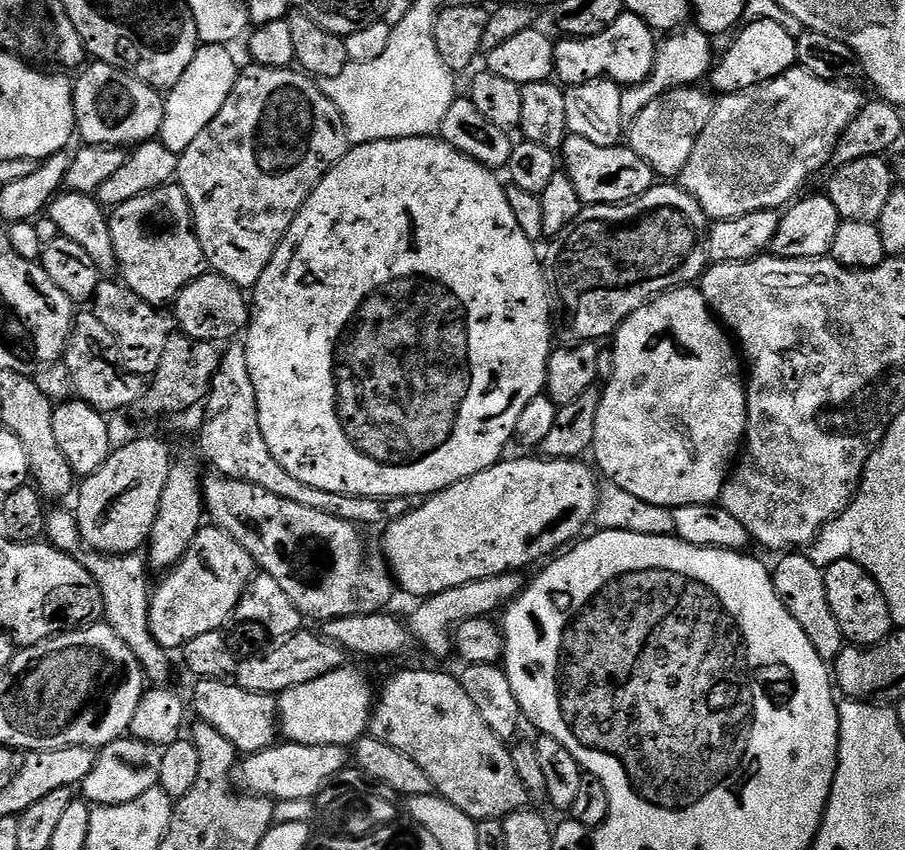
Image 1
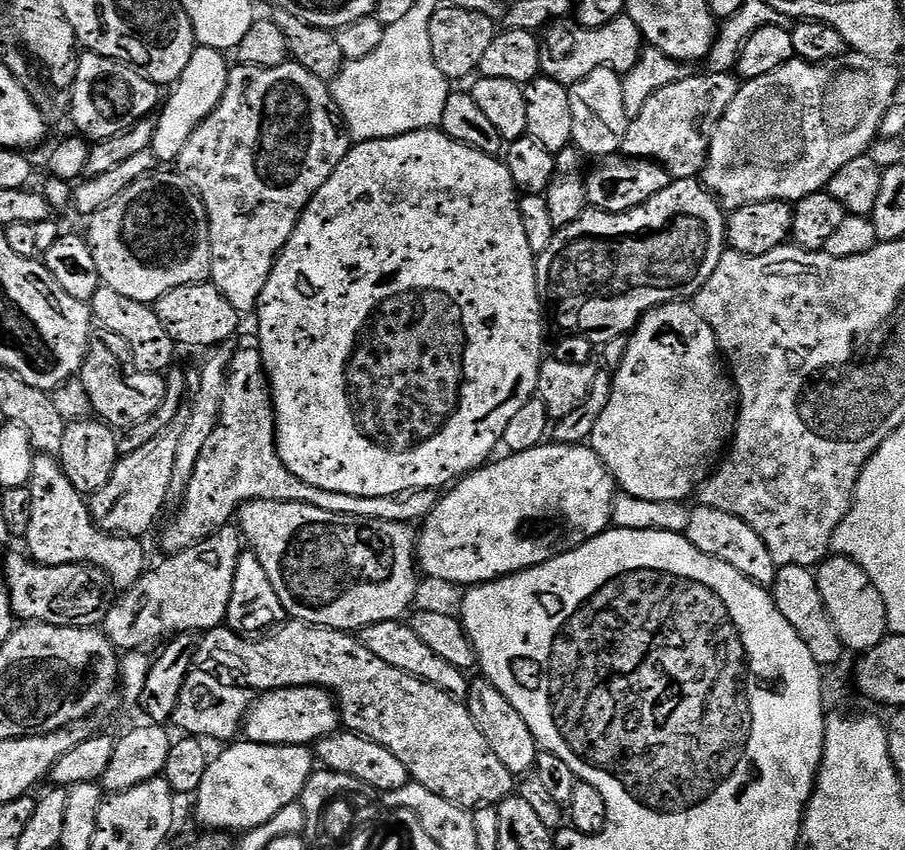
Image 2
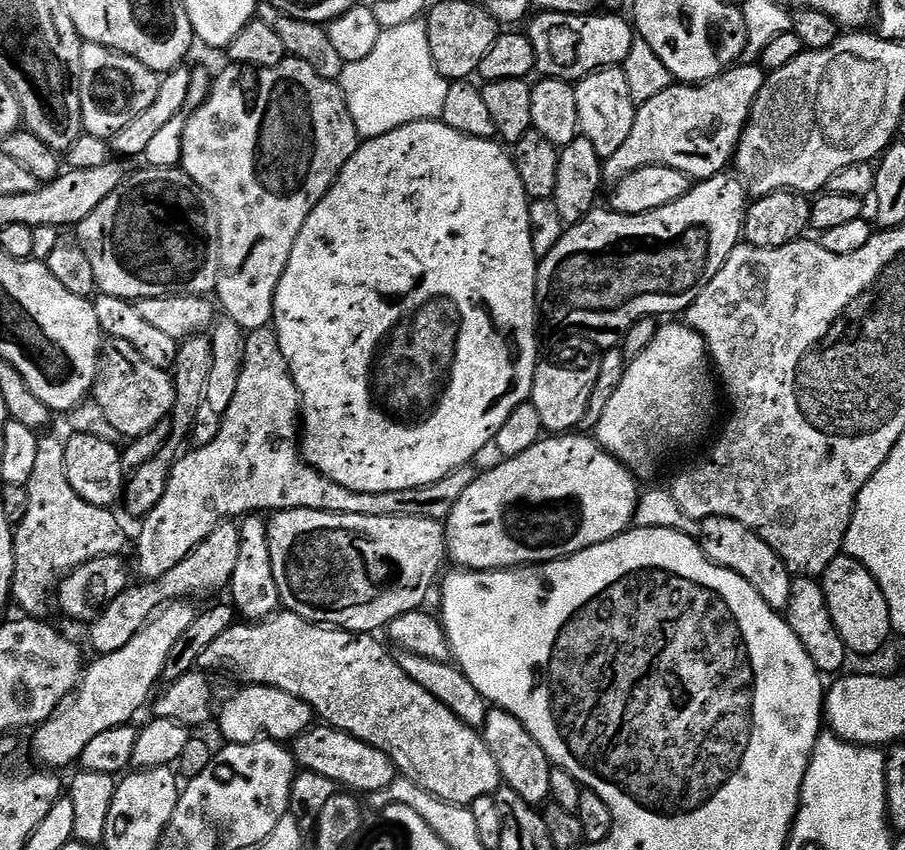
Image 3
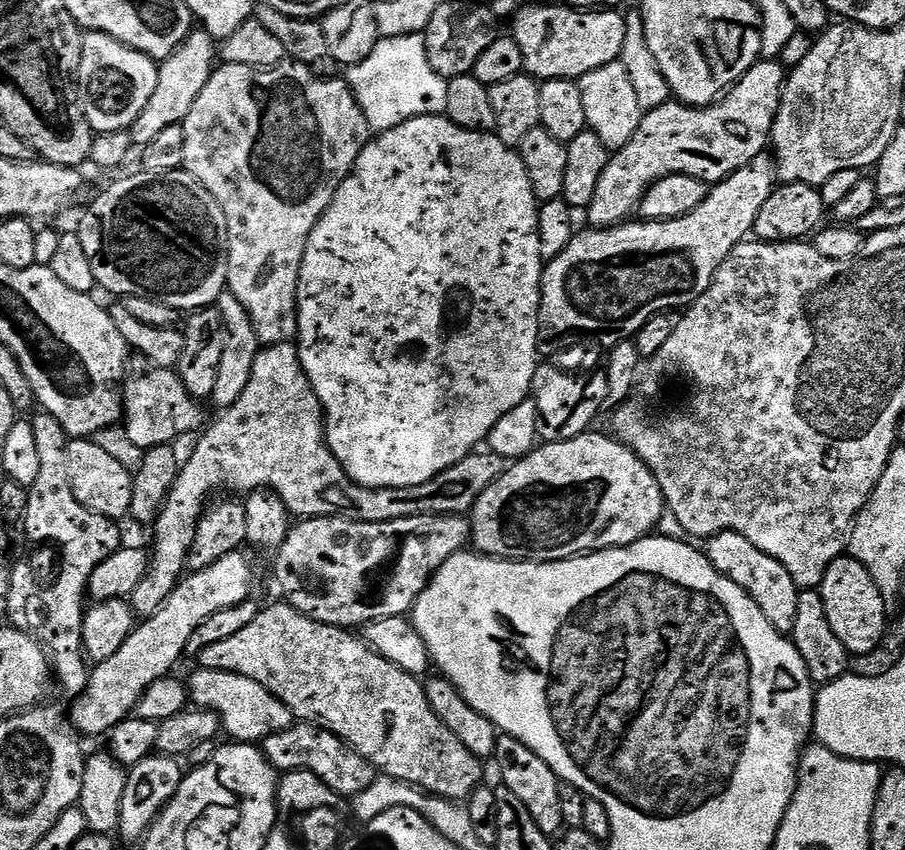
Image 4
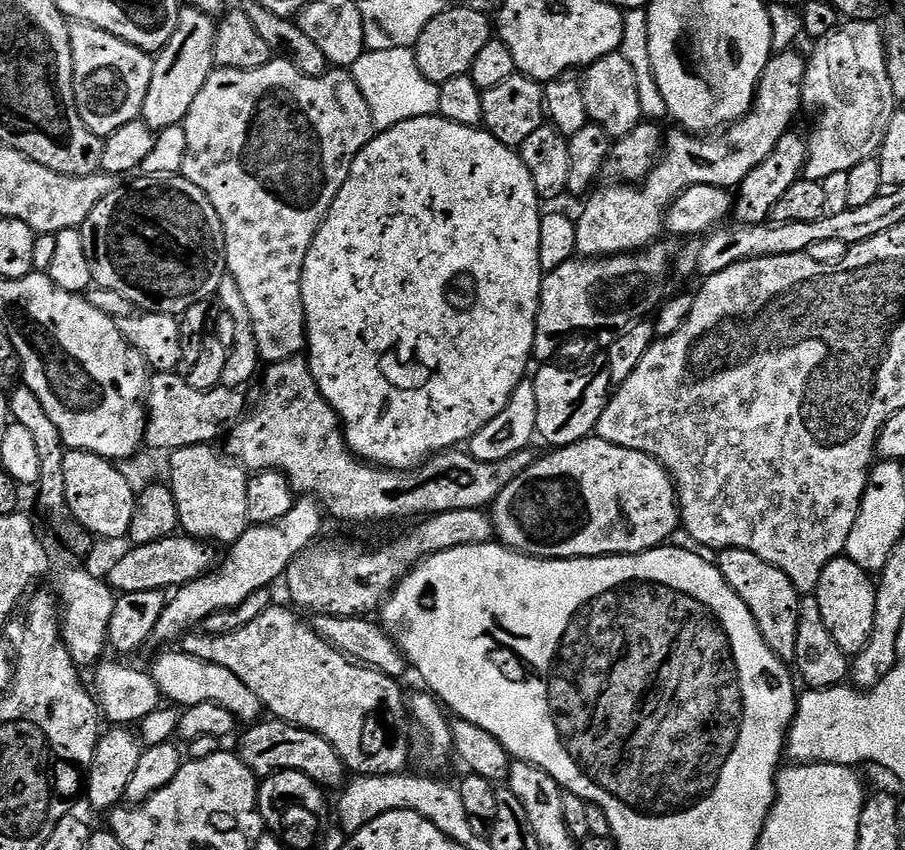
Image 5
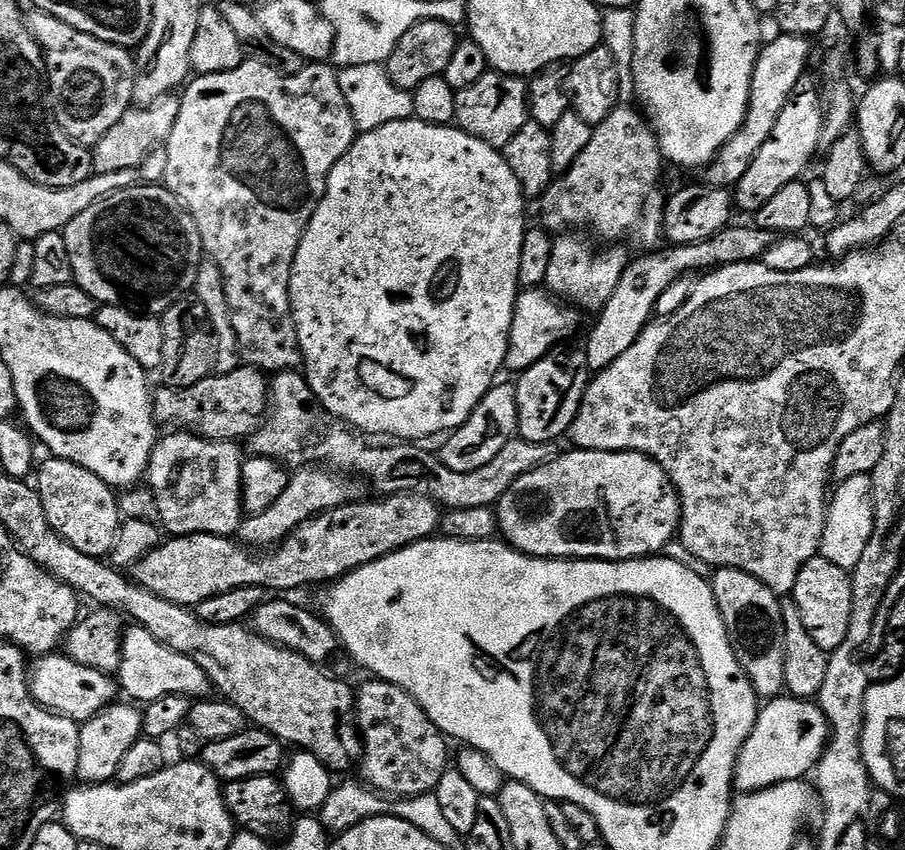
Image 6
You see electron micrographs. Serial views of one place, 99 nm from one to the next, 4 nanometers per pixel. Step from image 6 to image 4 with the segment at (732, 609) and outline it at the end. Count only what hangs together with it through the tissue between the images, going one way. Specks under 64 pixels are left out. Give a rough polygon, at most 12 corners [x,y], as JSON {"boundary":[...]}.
{"boundary":[[737,532],[709,536],[706,555],[758,602],[778,631],[798,614],[790,570]]}

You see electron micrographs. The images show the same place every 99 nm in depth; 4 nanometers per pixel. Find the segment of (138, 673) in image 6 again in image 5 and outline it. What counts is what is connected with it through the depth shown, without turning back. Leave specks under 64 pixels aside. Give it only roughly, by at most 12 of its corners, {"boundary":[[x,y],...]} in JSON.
{"boundary":[[182,650],[150,675],[163,699],[214,702],[237,721],[261,719],[260,700],[230,670]]}

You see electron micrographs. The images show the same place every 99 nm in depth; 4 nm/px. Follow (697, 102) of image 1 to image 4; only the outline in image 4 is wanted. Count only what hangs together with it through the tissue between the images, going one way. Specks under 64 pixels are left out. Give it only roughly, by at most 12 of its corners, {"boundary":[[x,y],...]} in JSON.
{"boundary":[[764,58],[713,104],[645,113],[587,223],[668,176],[711,186],[769,147],[786,80]]}

